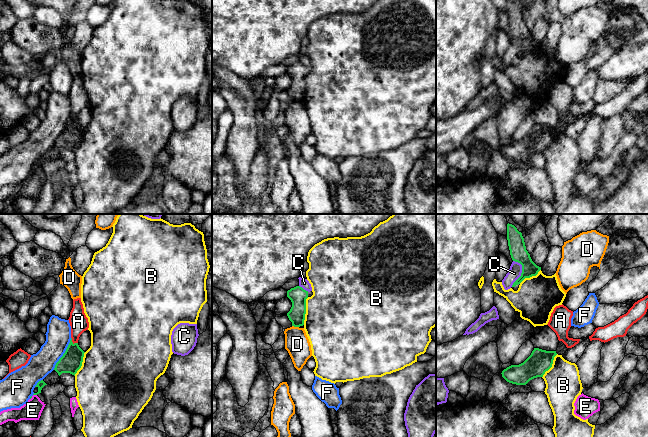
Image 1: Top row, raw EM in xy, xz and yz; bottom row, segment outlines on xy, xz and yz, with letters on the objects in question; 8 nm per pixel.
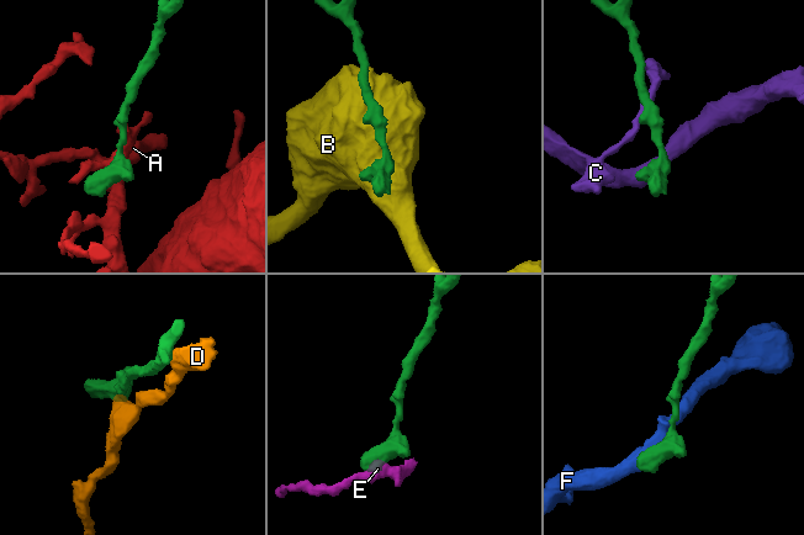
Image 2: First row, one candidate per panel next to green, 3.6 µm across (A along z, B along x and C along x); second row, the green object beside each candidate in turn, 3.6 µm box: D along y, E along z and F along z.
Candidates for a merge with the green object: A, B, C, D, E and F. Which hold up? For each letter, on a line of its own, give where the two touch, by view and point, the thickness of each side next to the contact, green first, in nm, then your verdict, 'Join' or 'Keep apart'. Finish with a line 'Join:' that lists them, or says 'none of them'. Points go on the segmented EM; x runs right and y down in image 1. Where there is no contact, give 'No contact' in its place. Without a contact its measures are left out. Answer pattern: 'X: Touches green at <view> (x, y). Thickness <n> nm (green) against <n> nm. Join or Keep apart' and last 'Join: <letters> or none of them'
A: Touches green at xy (72, 342). Thickness 170 nm (green) against 150 nm. Keep apart
B: Touches green at xz (305, 311). Thickness 140 nm (green) against 500 nm. Keep apart
C: Touches green at yz (522, 272). Thickness 140 nm (green) against 100 nm. Keep apart
D: Touches green at xz (295, 326). Thickness 140 nm (green) against 200 nm. Keep apart
E: Touches green at xy (31, 396). Thickness 60 nm (green) against 150 nm. Keep apart
F: Touches green at xy (63, 354). Thickness 170 nm (green) against 200 nm. Keep apart
Join: none of them

